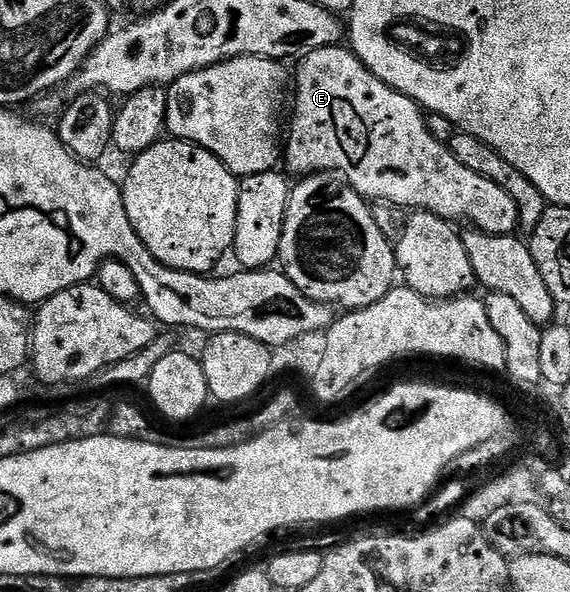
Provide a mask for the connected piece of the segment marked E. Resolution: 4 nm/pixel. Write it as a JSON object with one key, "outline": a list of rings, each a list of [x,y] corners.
{"outline":[[[346,46],[312,50],[297,64],[298,69],[292,72],[294,113],[284,136],[284,164],[286,160],[299,177],[333,172],[370,202],[383,200],[405,210],[431,212],[451,222],[467,220],[470,223],[467,225],[493,236],[512,236],[519,231],[518,207],[506,191],[457,160],[445,143],[429,133],[426,116],[418,103],[380,82],[353,50]]]}

